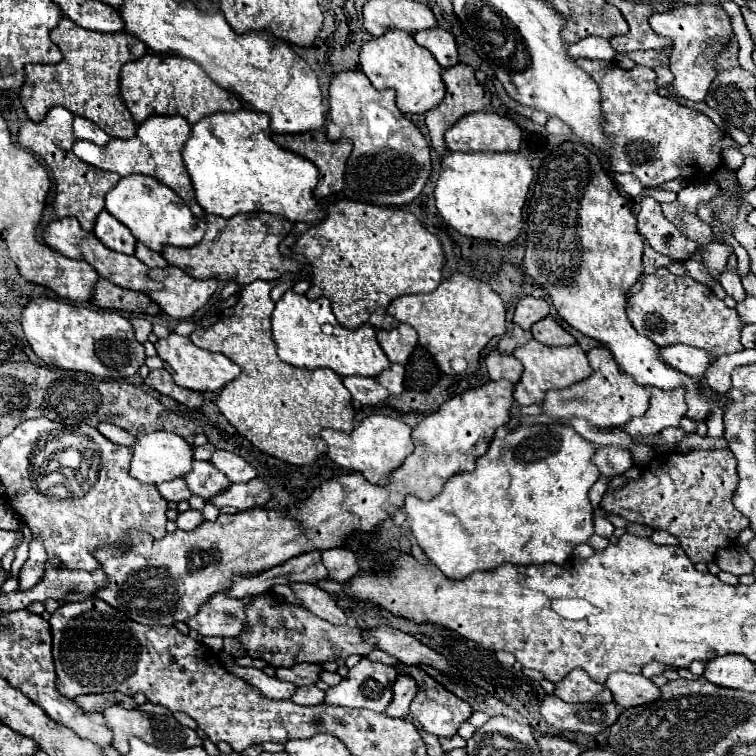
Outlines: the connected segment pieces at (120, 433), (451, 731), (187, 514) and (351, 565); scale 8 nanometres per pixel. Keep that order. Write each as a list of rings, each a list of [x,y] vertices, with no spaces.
[[[98,425],[96,429],[98,429],[106,439],[110,439],[110,441],[116,443],[116,445],[132,447],[132,443],[136,441],[136,437],[132,437],[128,431],[120,429],[120,427],[114,427],[114,425]]]
[[[400,663],[400,665],[396,665],[396,671],[404,673],[404,675],[410,675],[418,683],[418,693],[416,693],[414,701],[410,703],[410,713],[422,725],[422,729],[428,731],[428,733],[432,733],[432,735],[436,735],[438,739],[442,739],[442,737],[446,737],[446,739],[454,737],[456,731],[458,731],[458,727],[460,727],[460,723],[466,721],[472,715],[472,705],[466,703],[464,699],[456,697],[454,693],[450,693],[444,685],[440,685],[436,679],[432,679],[420,667],[412,667],[412,665]]]
[[[188,509],[188,511],[184,511],[184,513],[178,513],[178,519],[176,519],[176,525],[178,525],[178,529],[182,529],[182,531],[192,531],[196,525],[200,525],[204,519],[202,519],[202,515],[200,515],[200,511],[196,511],[196,509]]]
[[[344,547],[322,551],[322,563],[328,569],[328,577],[336,583],[342,583],[342,585],[348,583],[358,573],[354,553]]]

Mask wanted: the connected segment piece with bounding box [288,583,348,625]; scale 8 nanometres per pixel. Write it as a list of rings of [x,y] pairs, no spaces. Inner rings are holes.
[[[288,583],[288,585],[296,593],[298,601],[314,615],[328,619],[330,623],[336,623],[336,625],[344,625],[348,621],[346,613],[338,607],[334,597],[322,591],[318,585],[308,585],[308,583]]]

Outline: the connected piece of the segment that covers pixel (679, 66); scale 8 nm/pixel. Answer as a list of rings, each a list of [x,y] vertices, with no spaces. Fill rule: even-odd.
[[[708,3],[688,5],[688,7],[676,9],[676,11],[670,11],[670,13],[652,15],[650,27],[658,35],[668,35],[674,41],[672,57],[670,57],[670,71],[674,75],[674,81],[672,81],[674,91],[688,101],[696,101],[696,103],[704,101],[708,87],[710,87],[712,79],[716,77],[712,59],[718,51],[724,49],[726,37],[732,35],[730,17],[726,15],[726,11],[720,5],[708,5]]]

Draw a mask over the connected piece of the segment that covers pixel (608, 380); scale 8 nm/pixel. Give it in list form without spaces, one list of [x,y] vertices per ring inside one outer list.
[[[596,347],[588,351],[592,375],[582,379],[580,383],[568,387],[568,389],[552,389],[546,395],[546,401],[542,403],[542,413],[550,415],[554,419],[572,419],[572,417],[584,417],[592,427],[598,429],[616,429],[628,423],[628,419],[644,415],[648,411],[650,403],[650,391],[642,385],[638,385],[630,375],[626,375],[618,363],[614,361],[612,353],[604,347]]]

